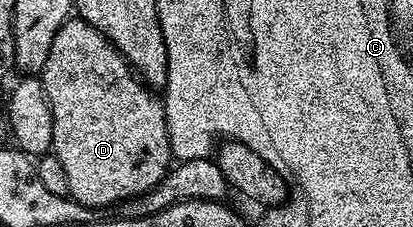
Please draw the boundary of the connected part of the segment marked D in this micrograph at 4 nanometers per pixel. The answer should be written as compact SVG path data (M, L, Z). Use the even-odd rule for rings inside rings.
M77 16L67 18L66 23L56 32L56 40L52 40L52 52L48 52L48 60L44 64L41 72L41 80L44 84L44 92L48 96L48 104L52 108L52 124L54 125L54 145L53 154L58 157L60 164L64 164L64 172L68 172L69 197L76 199L80 204L103 208L102 206L117 207L118 203L126 202L129 198L140 196L148 192L160 180L166 177L166 171L172 165L172 155L170 153L170 141L168 140L168 124L166 123L166 108L161 97L152 92L151 87L145 81L140 80L126 57L112 45L112 43L100 33L92 24L88 24L84 19Z

